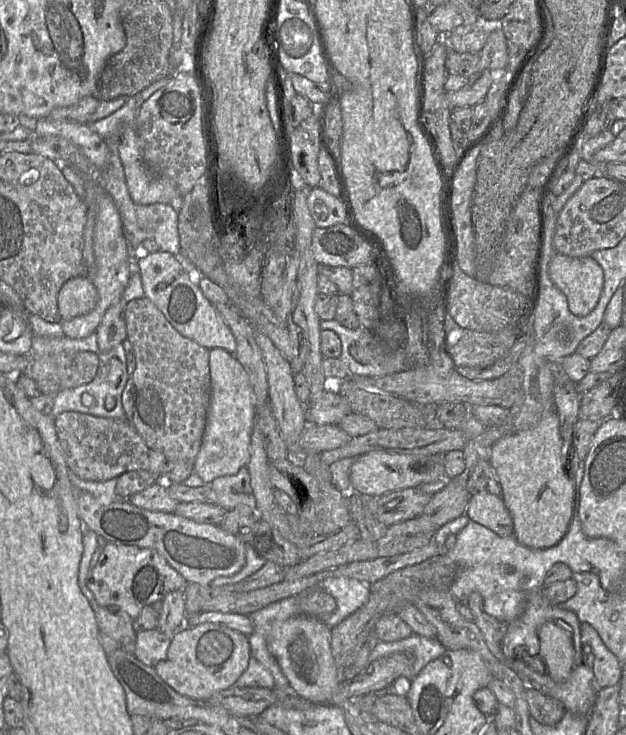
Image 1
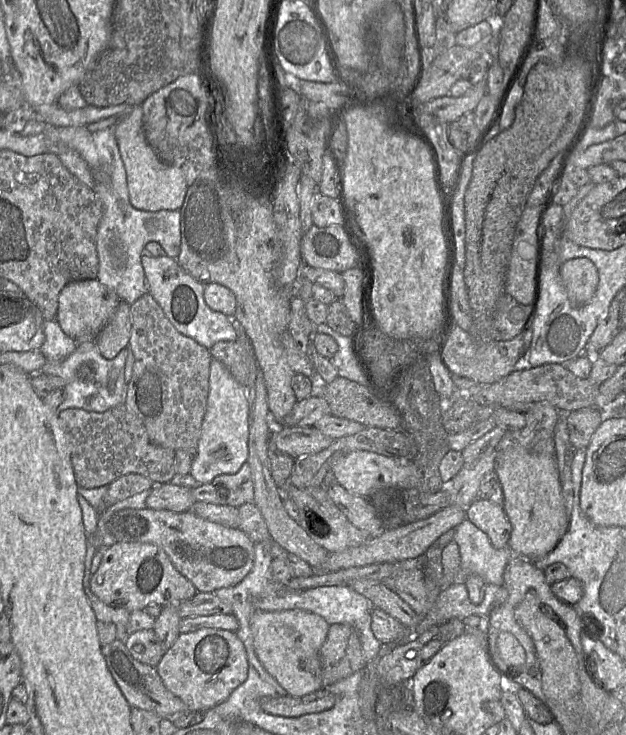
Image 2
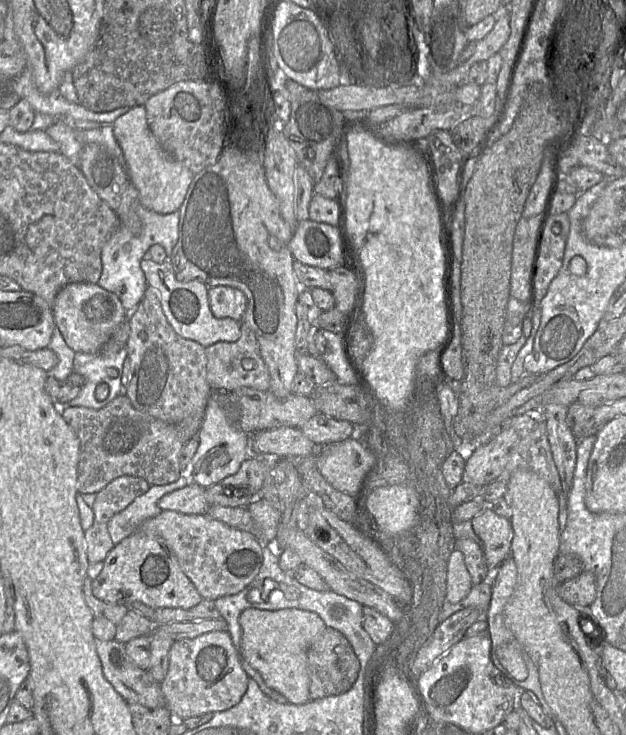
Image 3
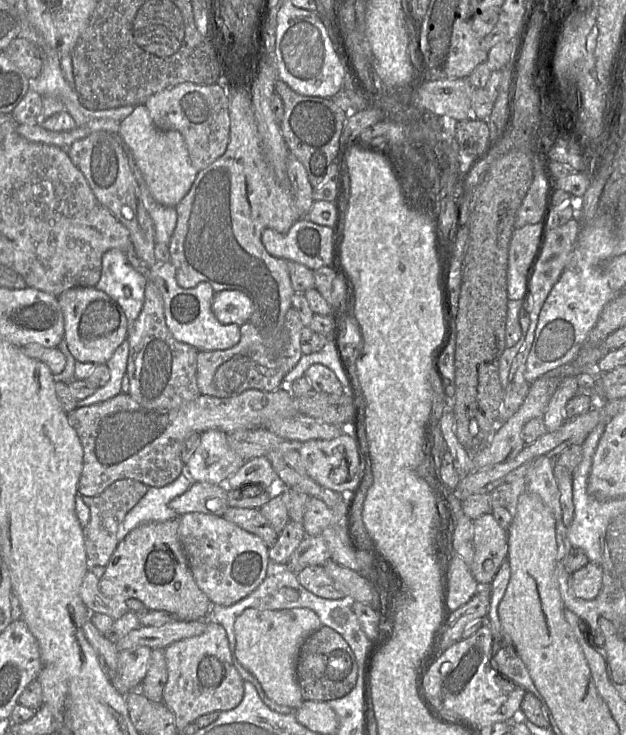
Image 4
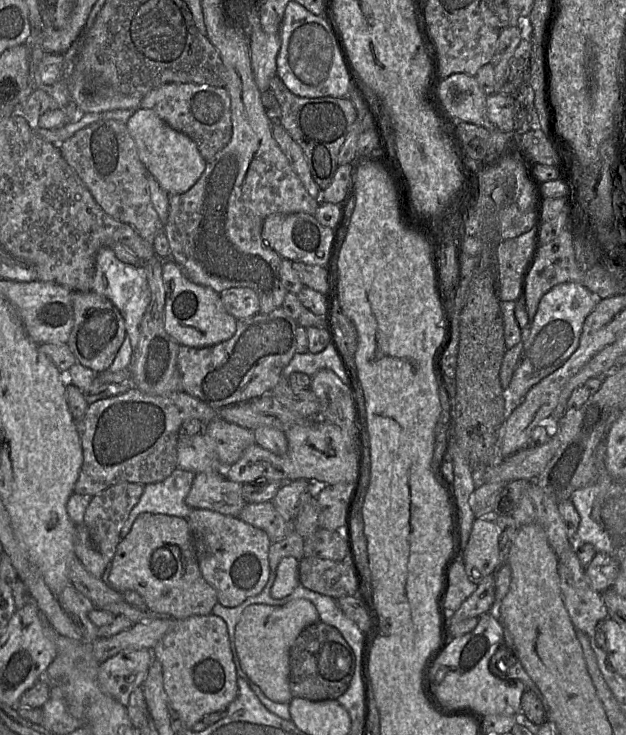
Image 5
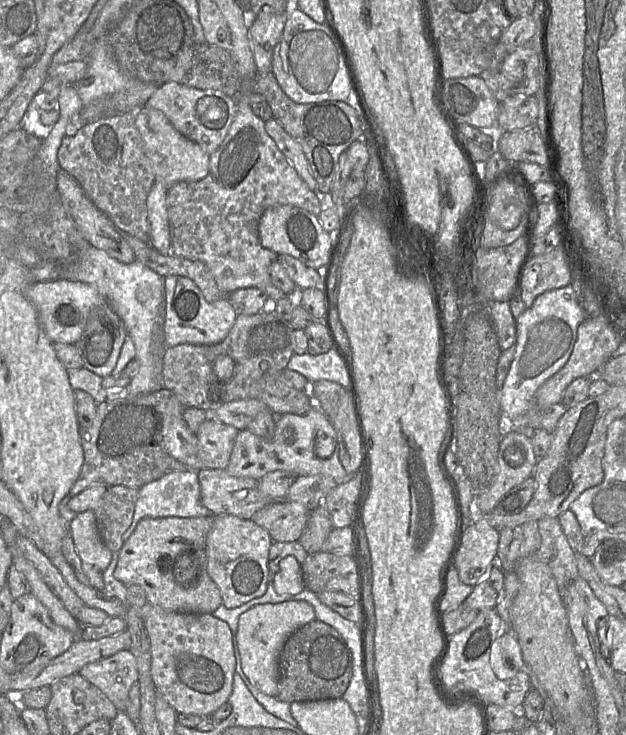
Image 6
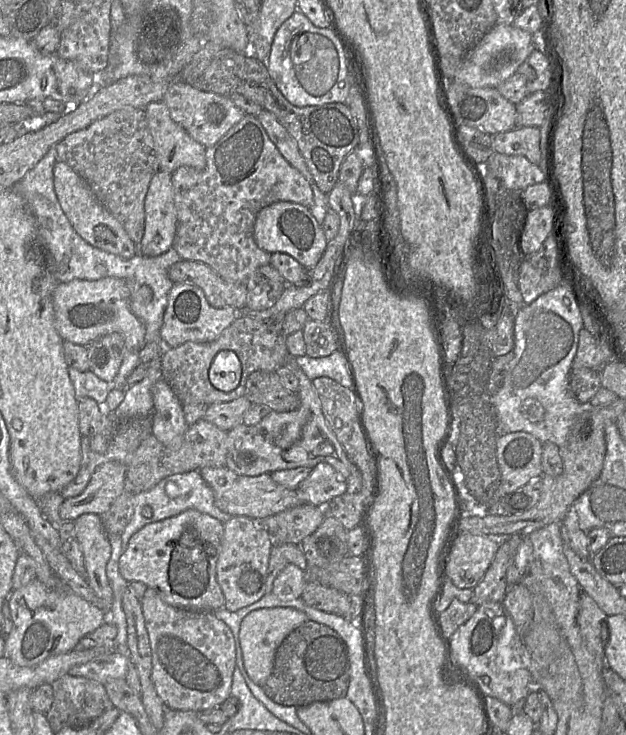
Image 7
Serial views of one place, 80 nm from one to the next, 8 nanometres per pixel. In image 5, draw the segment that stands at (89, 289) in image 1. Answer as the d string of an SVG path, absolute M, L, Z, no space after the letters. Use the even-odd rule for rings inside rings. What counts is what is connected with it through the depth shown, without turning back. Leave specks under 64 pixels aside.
M73 291L74 324L67 346L78 363L96 373L109 369L126 338L125 322L120 311L106 297L93 291Z

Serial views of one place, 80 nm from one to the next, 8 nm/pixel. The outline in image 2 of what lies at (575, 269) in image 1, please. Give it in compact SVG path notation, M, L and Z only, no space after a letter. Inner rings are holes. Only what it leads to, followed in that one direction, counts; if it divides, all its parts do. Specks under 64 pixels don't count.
M577 257L562 263L559 272L571 305L585 306L595 295L599 282L595 264L588 258Z

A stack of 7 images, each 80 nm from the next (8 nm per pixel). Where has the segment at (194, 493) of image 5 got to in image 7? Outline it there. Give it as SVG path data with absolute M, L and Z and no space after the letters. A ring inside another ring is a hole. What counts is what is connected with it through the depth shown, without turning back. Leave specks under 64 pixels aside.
M204 467L198 470L204 481L211 487L215 505L231 516L246 516L261 521L290 508L303 504L296 489L287 489L277 484L270 473L259 476L239 475L223 467Z

